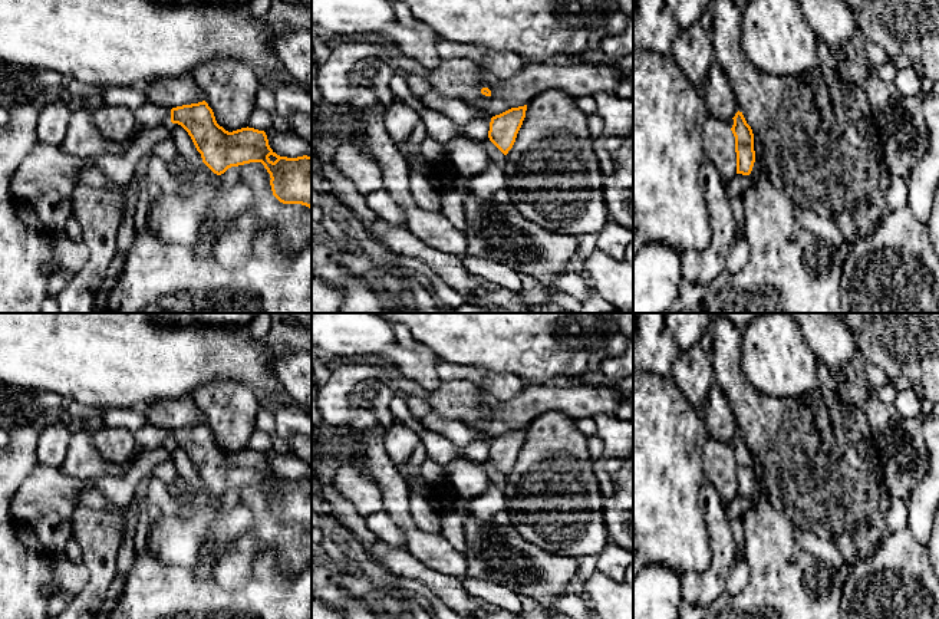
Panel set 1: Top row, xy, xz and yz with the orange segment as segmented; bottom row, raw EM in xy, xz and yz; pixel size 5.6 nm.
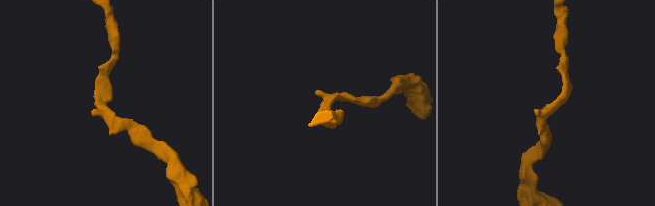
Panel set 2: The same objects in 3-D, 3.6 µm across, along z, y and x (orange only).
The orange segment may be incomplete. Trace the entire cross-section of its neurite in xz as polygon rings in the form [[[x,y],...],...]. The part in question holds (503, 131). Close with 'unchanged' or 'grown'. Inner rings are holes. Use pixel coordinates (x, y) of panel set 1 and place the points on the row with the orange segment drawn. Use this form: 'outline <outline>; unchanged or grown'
outline [[[527,105],[511,108],[491,118],[488,138],[504,154],[513,148],[525,118]]]; unchanged

